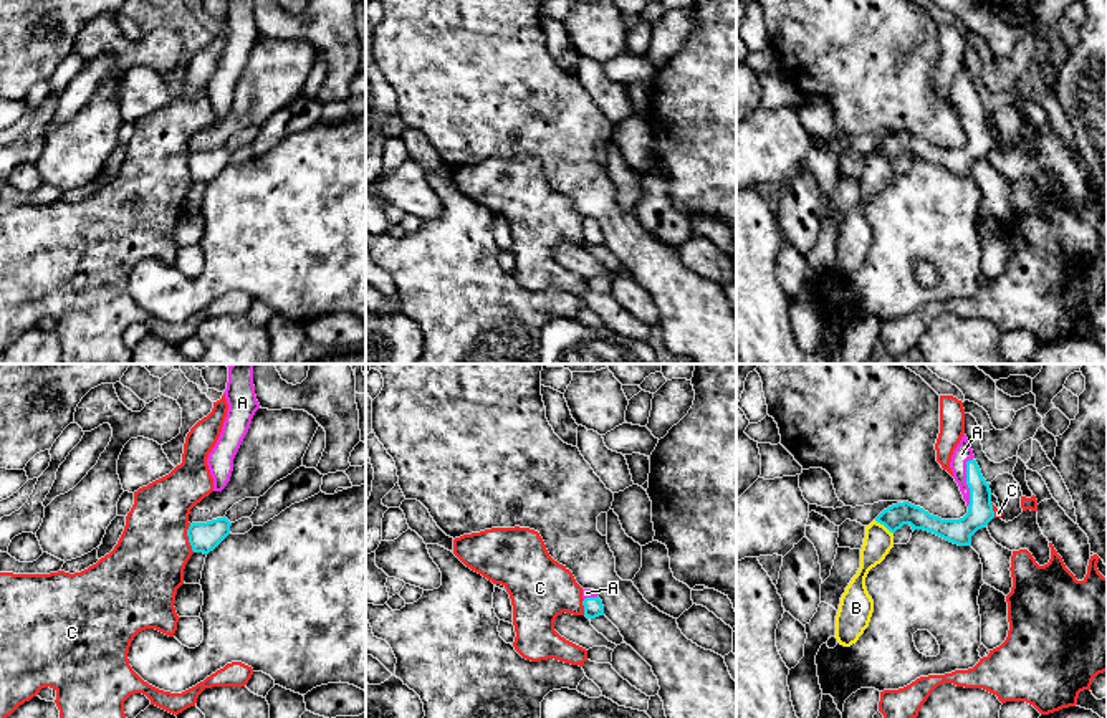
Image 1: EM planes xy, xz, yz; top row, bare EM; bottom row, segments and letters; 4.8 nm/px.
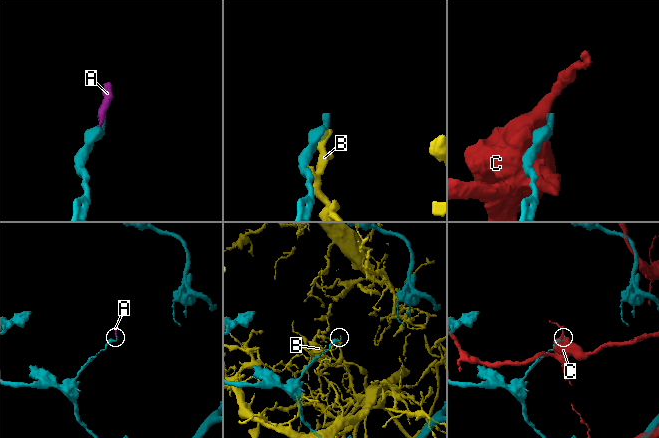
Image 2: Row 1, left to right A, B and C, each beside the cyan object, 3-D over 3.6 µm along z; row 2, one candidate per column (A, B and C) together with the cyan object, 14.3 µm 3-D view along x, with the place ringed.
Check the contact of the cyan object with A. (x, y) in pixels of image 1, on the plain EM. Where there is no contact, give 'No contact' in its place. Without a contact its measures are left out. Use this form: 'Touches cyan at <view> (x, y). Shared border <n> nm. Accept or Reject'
Touches cyan at yz (967, 111). Shared border 240 nm. Accept

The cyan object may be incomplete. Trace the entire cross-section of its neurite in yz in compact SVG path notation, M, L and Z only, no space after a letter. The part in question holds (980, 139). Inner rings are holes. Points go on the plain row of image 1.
M965 63L953 79L950 98L968 136L968 142L963 147L942 149L920 136L903 131L884 139L875 151L890 162L895 162L903 154L910 154L913 160L923 159L953 174L971 175L971 165L988 156L994 147L994 141L990 112L983 108Z

